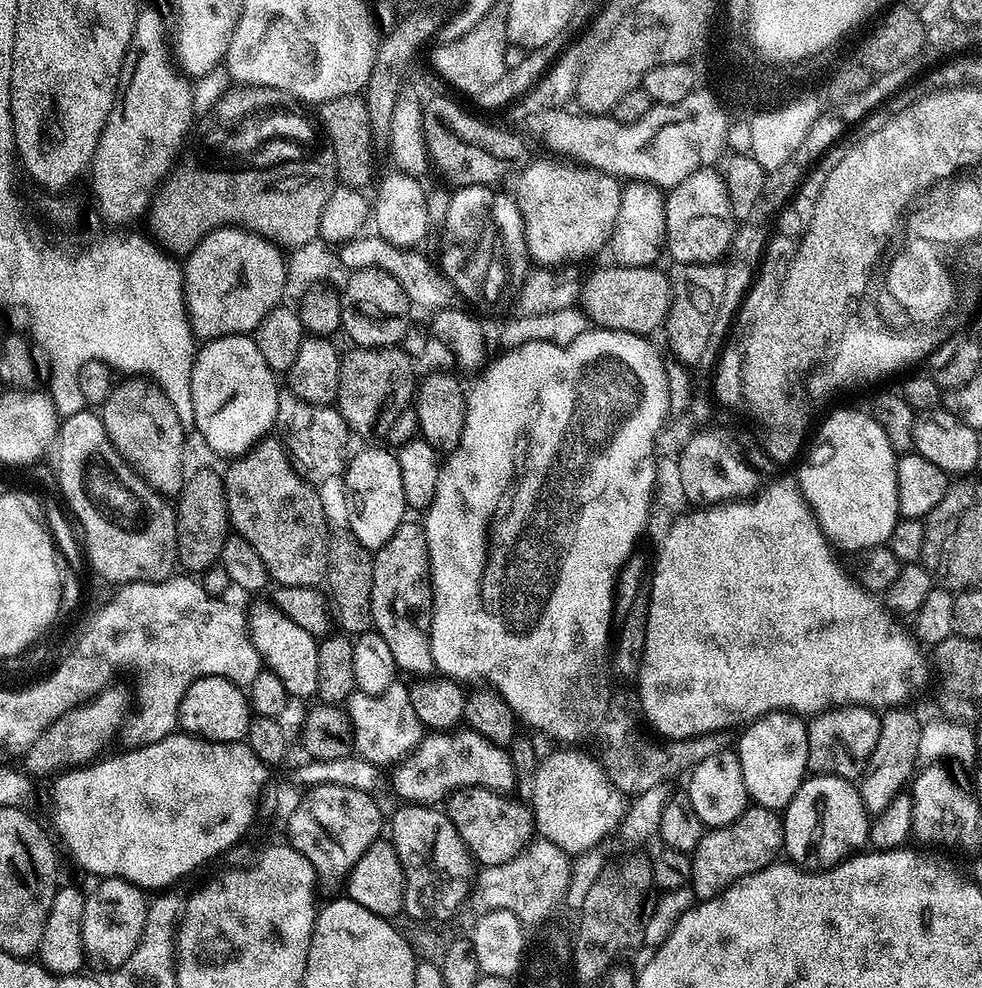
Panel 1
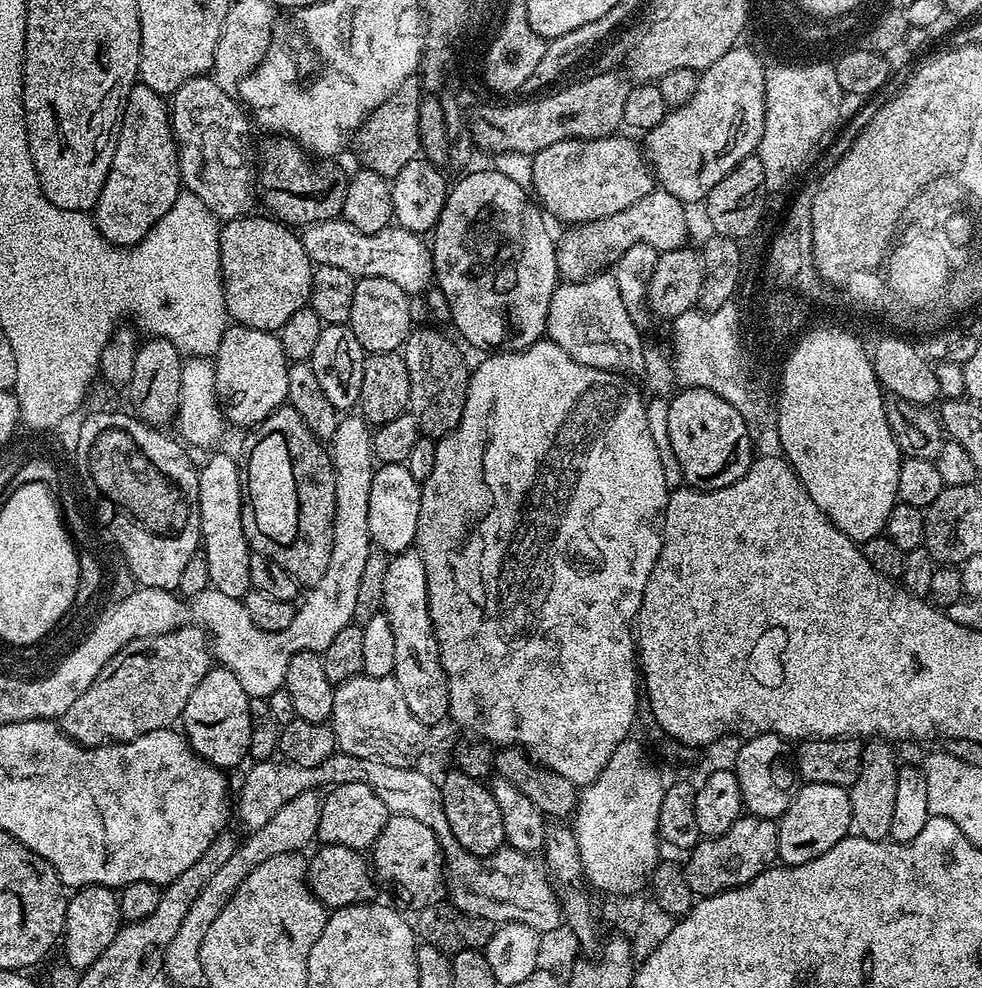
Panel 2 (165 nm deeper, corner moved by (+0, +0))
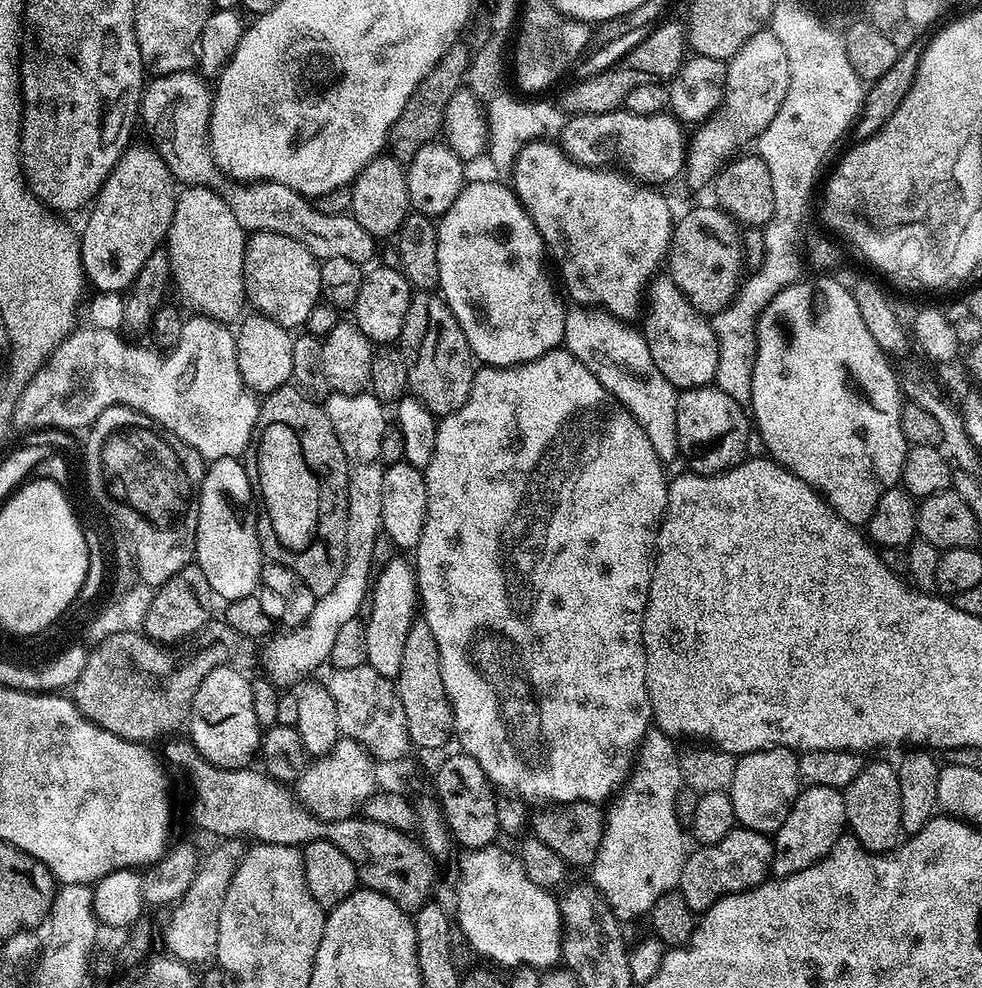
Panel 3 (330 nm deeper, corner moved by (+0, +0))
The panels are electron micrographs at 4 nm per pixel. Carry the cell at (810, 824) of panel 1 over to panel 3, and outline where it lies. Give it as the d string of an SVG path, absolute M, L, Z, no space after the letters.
M830 786L805 787L792 804L790 814L786 814L786 822L782 822L782 826L774 833L771 875L779 878L798 870L806 870L806 866L821 860L845 832L846 806L843 791Z

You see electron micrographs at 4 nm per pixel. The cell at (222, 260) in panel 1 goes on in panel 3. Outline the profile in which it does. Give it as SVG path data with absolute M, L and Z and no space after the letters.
M254 232L248 236L248 250L245 256L244 268L244 291L257 313L261 316L269 316L274 322L289 330L299 329L307 325L310 312L314 306L321 303L322 293L320 290L320 265L302 242L294 242L294 238L286 238L286 234L277 232Z

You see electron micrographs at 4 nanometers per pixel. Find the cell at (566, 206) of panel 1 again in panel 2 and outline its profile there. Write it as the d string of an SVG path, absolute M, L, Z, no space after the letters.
M617 134L606 138L590 138L589 140L567 140L554 142L554 146L546 146L546 150L536 153L532 159L531 191L537 205L553 221L561 220L564 226L588 223L594 219L606 218L633 206L640 198L650 195L654 189L652 169L642 151L641 145L631 140L631 135Z

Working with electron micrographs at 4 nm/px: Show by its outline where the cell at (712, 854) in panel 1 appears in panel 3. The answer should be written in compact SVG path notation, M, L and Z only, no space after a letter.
M737 826L722 838L722 842L697 847L697 852L689 851L678 885L686 906L693 914L702 914L724 896L745 892L764 883L772 870L772 842L771 835Z

